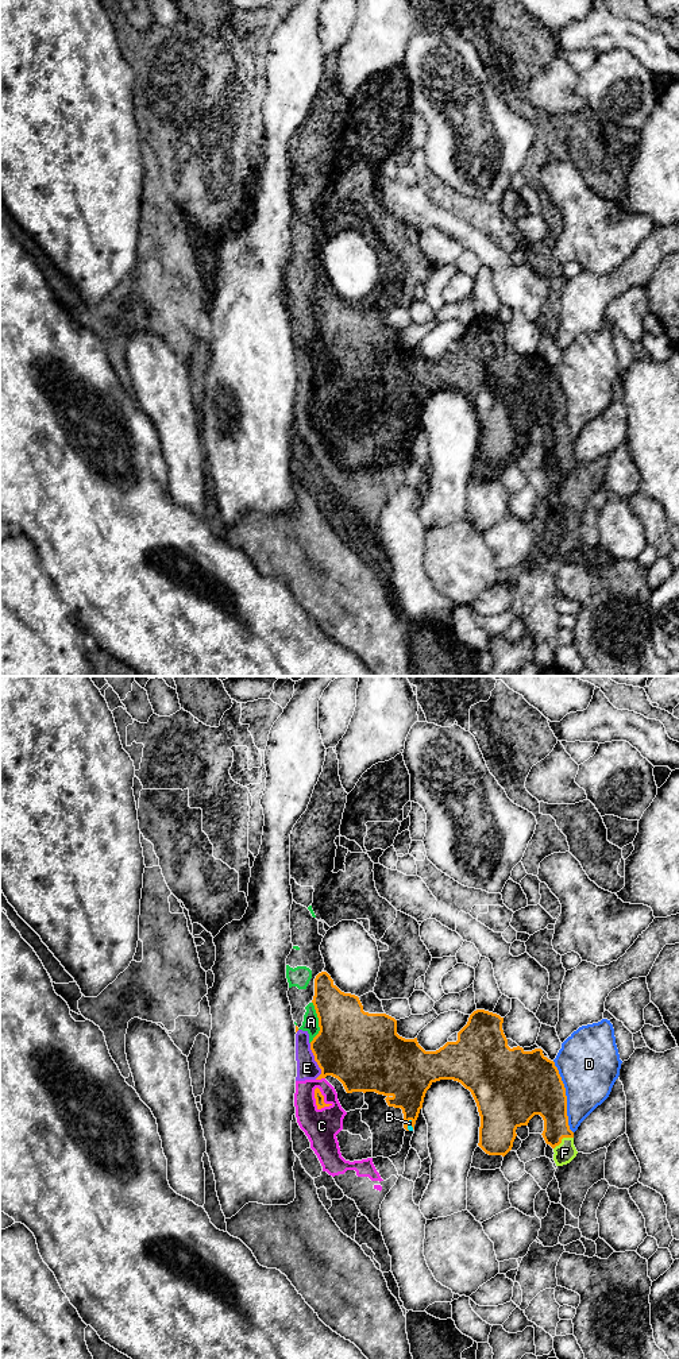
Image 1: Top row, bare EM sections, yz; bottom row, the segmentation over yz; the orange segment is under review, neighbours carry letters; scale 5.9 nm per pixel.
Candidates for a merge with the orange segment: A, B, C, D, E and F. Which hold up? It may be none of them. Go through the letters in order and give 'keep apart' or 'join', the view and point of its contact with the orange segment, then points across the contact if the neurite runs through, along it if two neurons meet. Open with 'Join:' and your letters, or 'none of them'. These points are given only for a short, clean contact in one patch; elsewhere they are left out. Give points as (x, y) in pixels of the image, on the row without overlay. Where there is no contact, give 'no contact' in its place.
Join: F
A: keep apart; contact yz (319, 331)
B: keep apart; contact yz (406, 433)
C: keep apart; contact yz (323, 406)
D: keep apart; contact yz (566, 406)
E: keep apart; contact yz (315, 369)
F: join; contact yz (562, 447)

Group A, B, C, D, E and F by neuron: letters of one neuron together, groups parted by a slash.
A B C E / D / F

